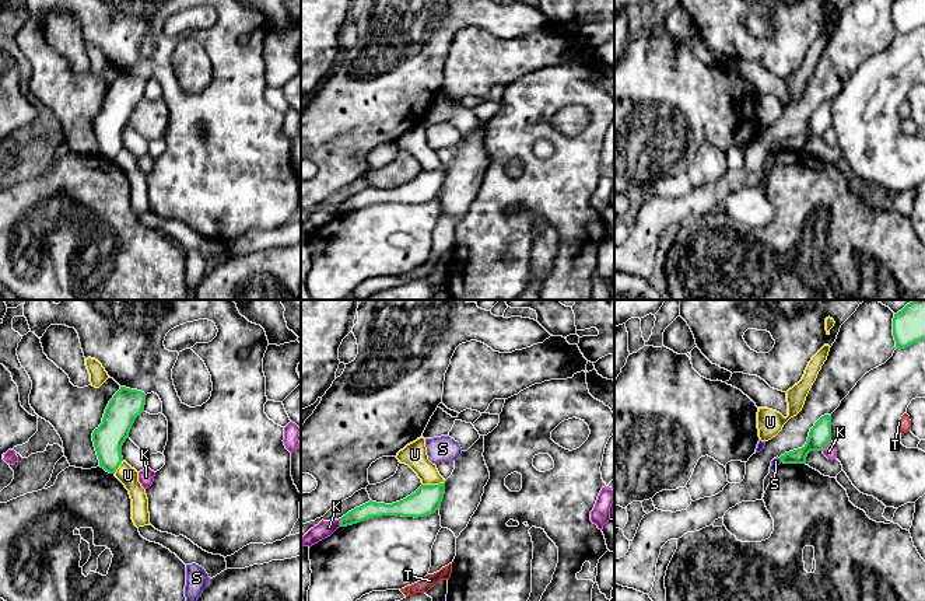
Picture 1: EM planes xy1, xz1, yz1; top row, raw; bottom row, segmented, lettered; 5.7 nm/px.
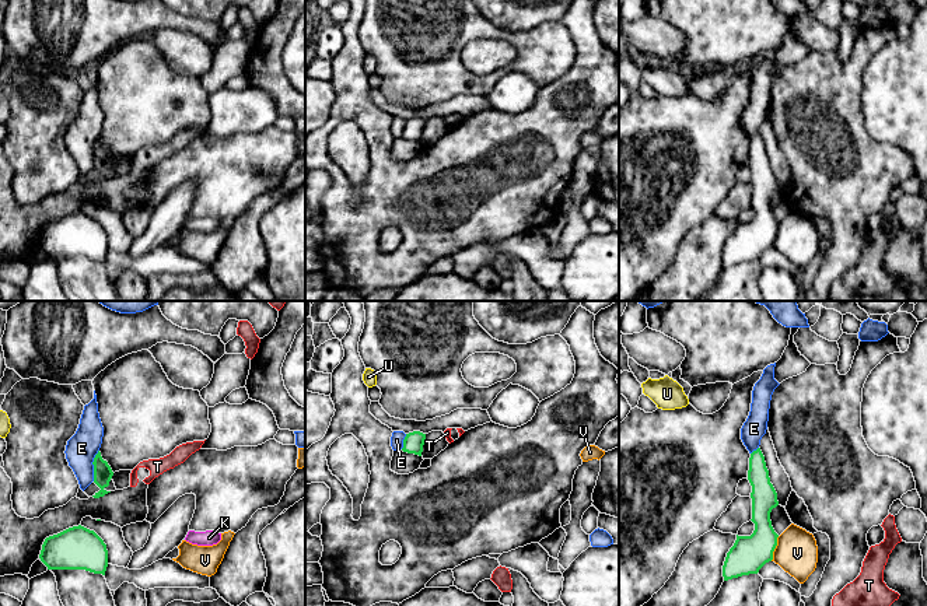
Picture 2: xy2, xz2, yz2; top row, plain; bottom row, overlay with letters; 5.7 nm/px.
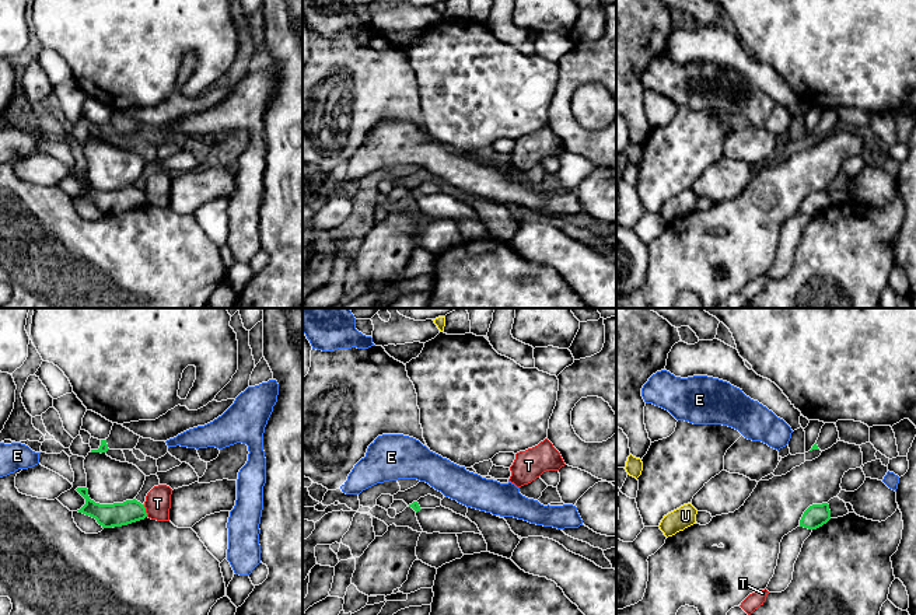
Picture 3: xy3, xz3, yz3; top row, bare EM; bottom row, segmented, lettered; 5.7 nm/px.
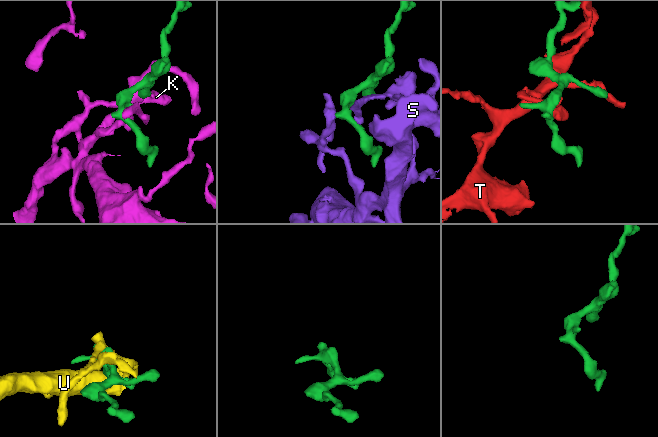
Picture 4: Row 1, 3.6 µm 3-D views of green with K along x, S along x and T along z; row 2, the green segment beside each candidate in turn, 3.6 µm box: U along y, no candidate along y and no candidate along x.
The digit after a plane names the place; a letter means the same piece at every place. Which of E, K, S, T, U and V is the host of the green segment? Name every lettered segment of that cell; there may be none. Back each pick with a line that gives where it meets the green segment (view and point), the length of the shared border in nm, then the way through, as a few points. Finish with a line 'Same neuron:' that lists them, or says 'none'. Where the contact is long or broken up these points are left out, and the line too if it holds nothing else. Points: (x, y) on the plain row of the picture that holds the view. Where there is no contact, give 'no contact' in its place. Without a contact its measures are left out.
Same neuron: none

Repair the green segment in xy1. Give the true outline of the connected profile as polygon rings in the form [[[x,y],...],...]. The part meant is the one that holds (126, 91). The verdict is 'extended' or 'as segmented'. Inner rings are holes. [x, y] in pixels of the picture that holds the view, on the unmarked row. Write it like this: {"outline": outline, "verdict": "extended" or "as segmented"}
{"outline": [[[120,73],[109,87],[102,109],[92,119],[99,153],[106,158],[115,160],[122,150],[122,132],[136,104],[144,98],[144,91],[146,80],[126,73]]], "verdict": "as segmented"}

